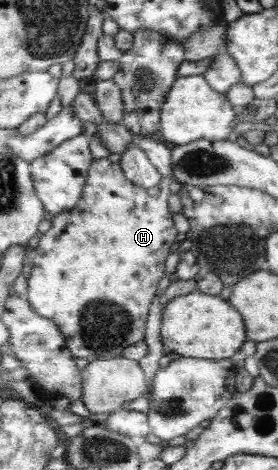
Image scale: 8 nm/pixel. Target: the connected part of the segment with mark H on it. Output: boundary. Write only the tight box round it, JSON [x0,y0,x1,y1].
[25,158,179,361]

